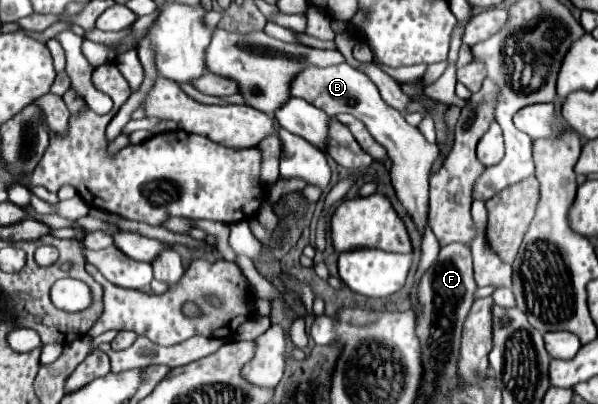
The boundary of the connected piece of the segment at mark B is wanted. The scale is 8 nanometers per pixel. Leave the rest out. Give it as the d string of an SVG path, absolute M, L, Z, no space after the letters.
M340 63L334 67L308 67L290 85L292 97L306 99L314 107L322 109L326 115L336 117L338 113L350 113L356 119L360 119L370 135L386 149L388 159L392 161L390 179L392 187L396 191L398 201L404 205L412 221L416 223L420 235L424 235L426 223L428 223L429 211L429 176L432 163L440 155L440 147L436 143L428 143L424 135L412 125L406 123L400 111L386 105L384 99L378 93L378 87L360 71L350 67L348 63Z

